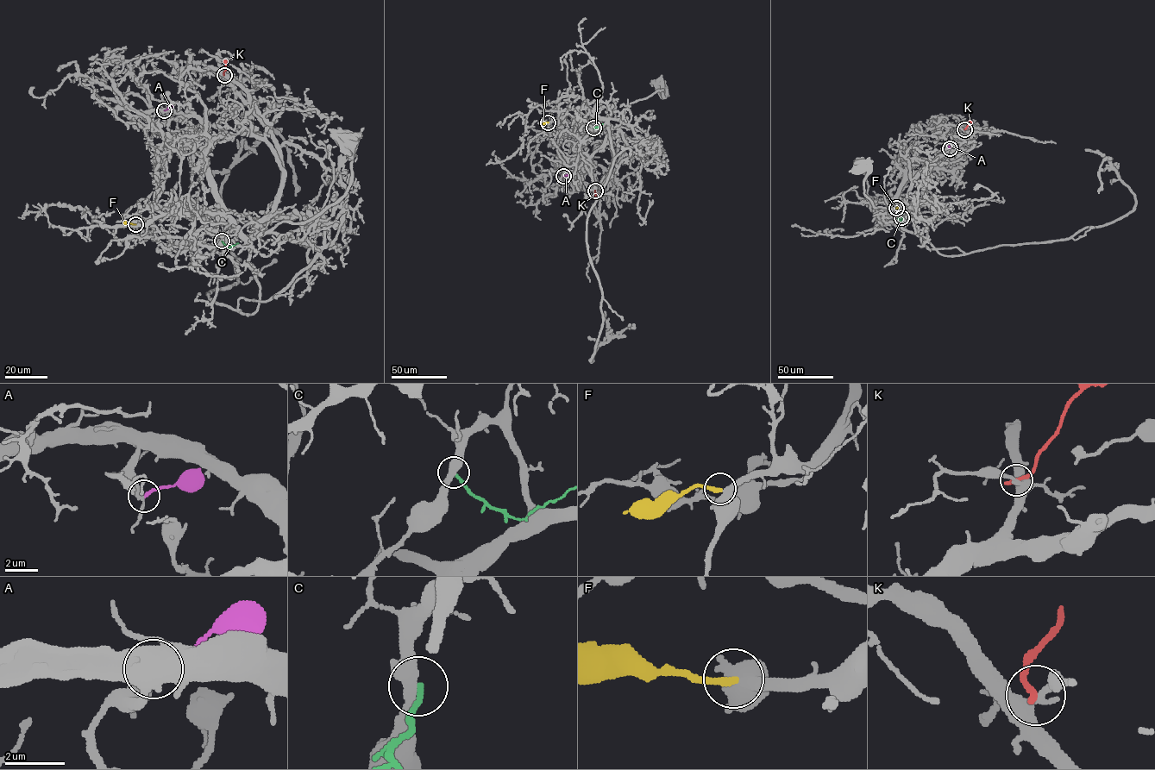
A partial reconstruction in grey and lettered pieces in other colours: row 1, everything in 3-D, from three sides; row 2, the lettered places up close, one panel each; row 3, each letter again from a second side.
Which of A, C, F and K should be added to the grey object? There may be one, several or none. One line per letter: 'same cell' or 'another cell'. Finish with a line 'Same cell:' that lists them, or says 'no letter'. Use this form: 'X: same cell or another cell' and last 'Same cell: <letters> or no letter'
A: another cell
C: another cell
F: same cell
K: another cell
Same cell: F

